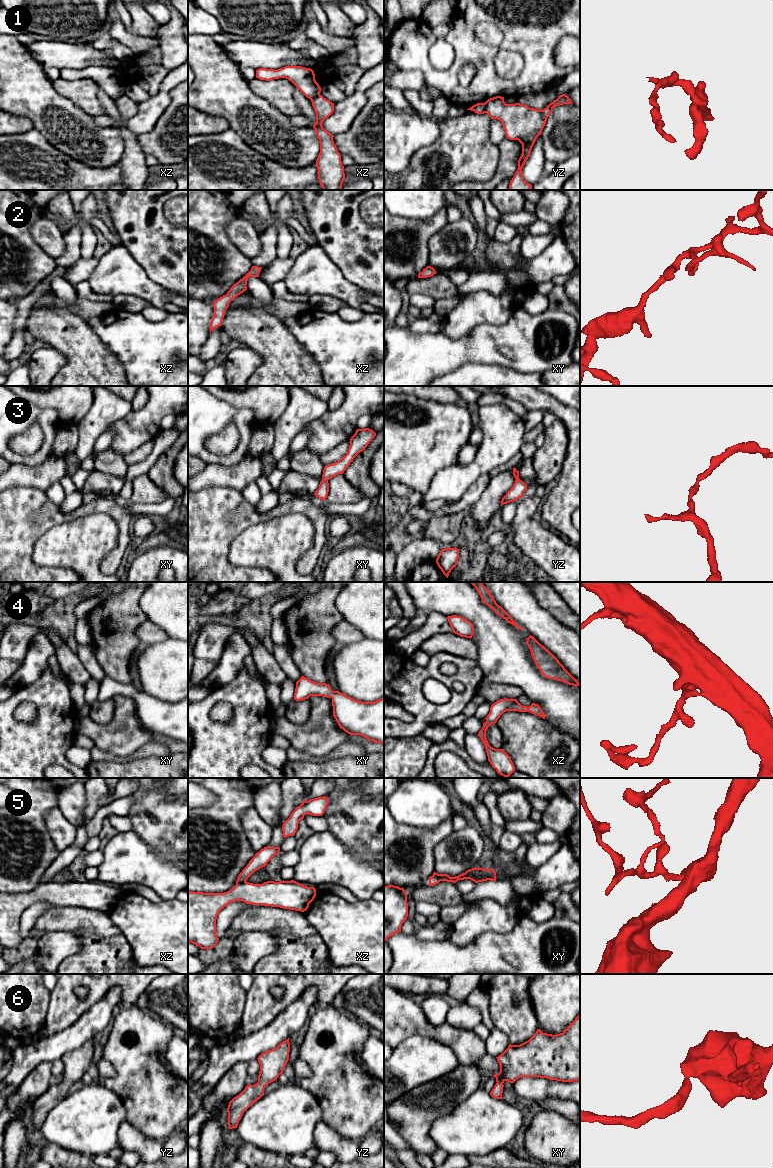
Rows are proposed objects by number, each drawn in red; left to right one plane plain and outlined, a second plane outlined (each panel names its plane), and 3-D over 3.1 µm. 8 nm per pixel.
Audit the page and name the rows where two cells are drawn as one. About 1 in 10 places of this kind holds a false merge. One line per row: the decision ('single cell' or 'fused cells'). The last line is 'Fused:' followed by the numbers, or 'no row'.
1: fused cells
2: single cell
3: single cell
4: single cell
5: fused cells
6: single cell
Fused: 1, 5

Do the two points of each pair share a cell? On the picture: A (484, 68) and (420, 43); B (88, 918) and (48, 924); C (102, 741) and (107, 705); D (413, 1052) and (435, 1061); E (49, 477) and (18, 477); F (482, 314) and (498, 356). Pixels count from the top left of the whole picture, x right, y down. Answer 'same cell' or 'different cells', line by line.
A: same cell
B: same cell
C: different cells
D: same cell
E: same cell
F: different cells

